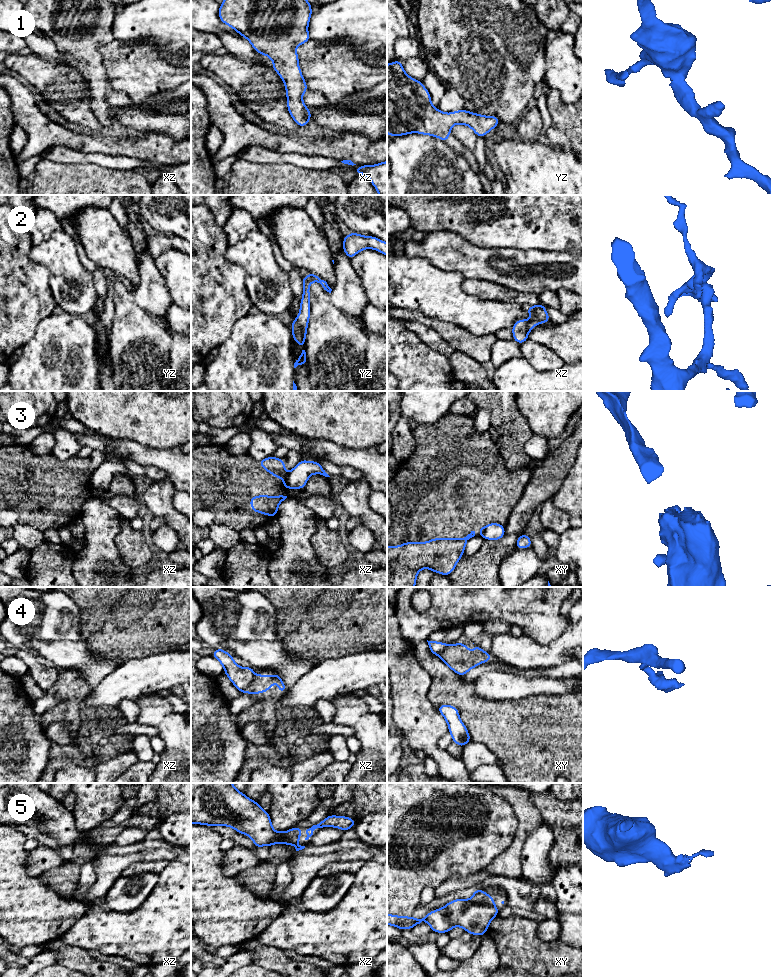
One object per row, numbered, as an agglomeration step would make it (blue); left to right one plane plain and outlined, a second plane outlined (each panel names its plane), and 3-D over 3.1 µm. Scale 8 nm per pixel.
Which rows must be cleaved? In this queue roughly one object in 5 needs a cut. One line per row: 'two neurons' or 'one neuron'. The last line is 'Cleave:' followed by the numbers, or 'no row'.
1: one neuron
2: one neuron
3: two neurons
4: two neurons
5: two neurons
Cleave: 3, 4, 5

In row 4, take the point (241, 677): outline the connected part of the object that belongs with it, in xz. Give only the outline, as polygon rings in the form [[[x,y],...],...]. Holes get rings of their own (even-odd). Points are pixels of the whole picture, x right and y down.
[[[217,648],[211,655],[216,658],[224,667],[224,673],[234,686],[242,691],[247,688],[254,678],[254,668],[242,668],[235,663],[233,656],[221,648]]]

